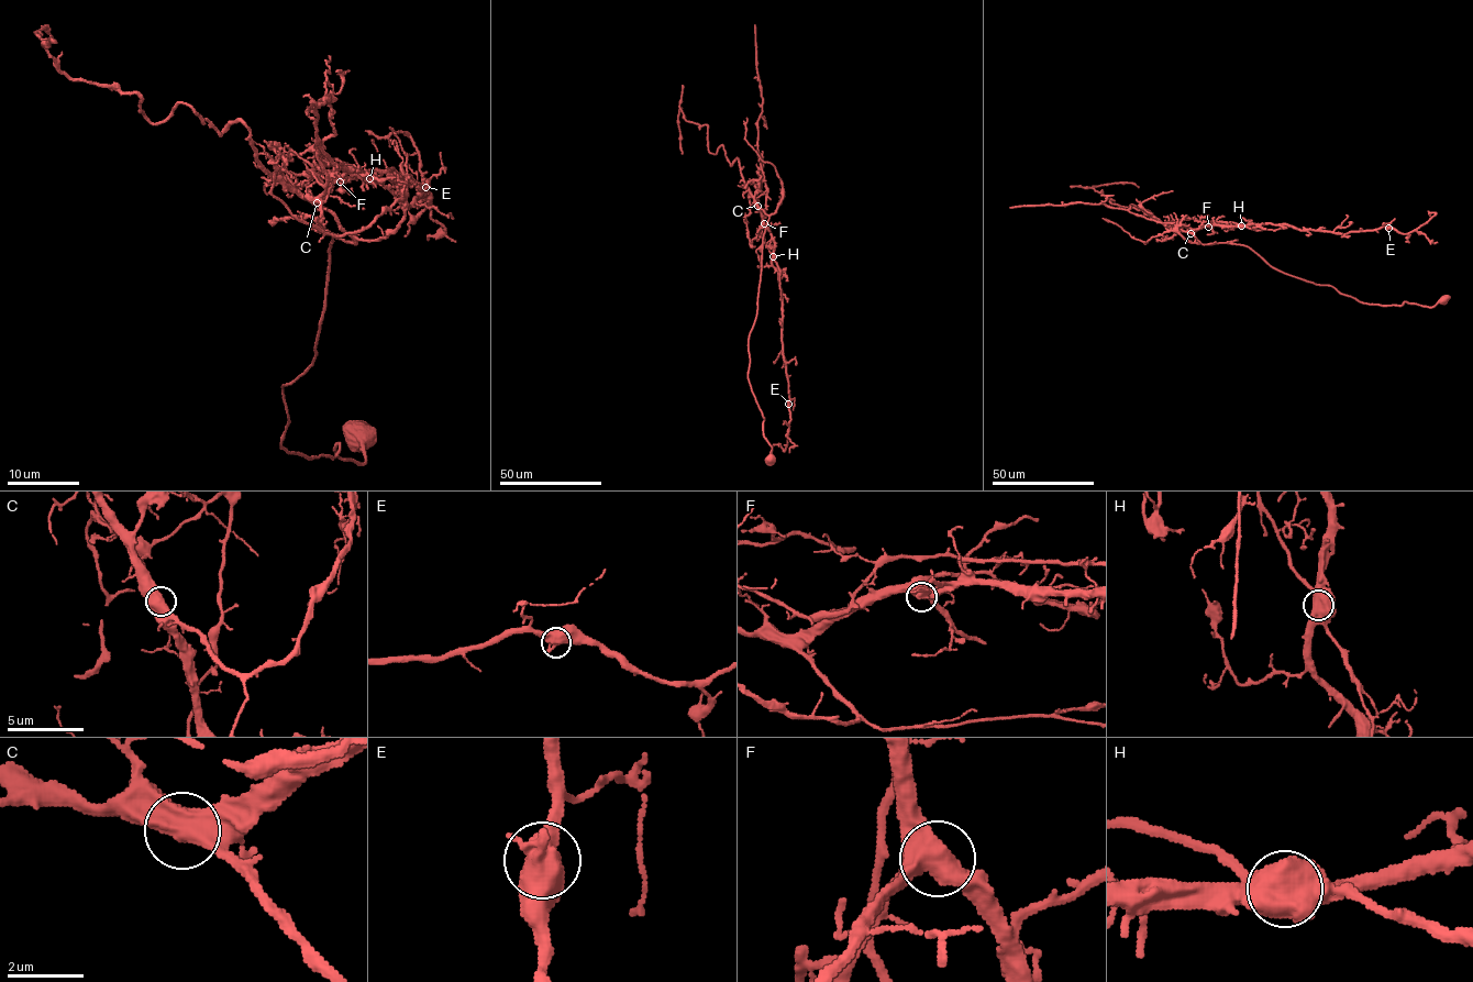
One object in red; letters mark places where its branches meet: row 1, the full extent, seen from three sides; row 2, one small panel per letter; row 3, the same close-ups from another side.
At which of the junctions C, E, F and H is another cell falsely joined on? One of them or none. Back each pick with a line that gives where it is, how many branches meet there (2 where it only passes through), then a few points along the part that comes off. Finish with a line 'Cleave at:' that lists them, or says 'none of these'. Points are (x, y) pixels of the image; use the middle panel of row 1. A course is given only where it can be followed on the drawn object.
H: (773, 256) | 2 | (773, 256), (761, 229), (766, 187), (757, 150), (757, 120), (763, 98), (754, 24)
Cleave at: H

